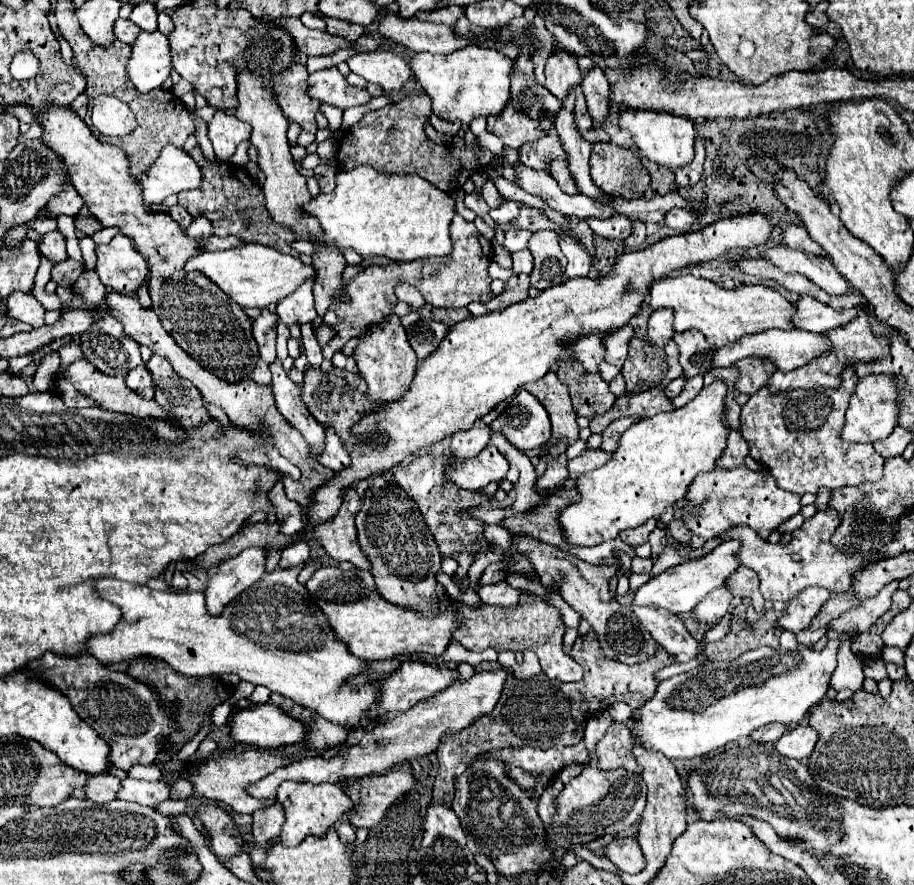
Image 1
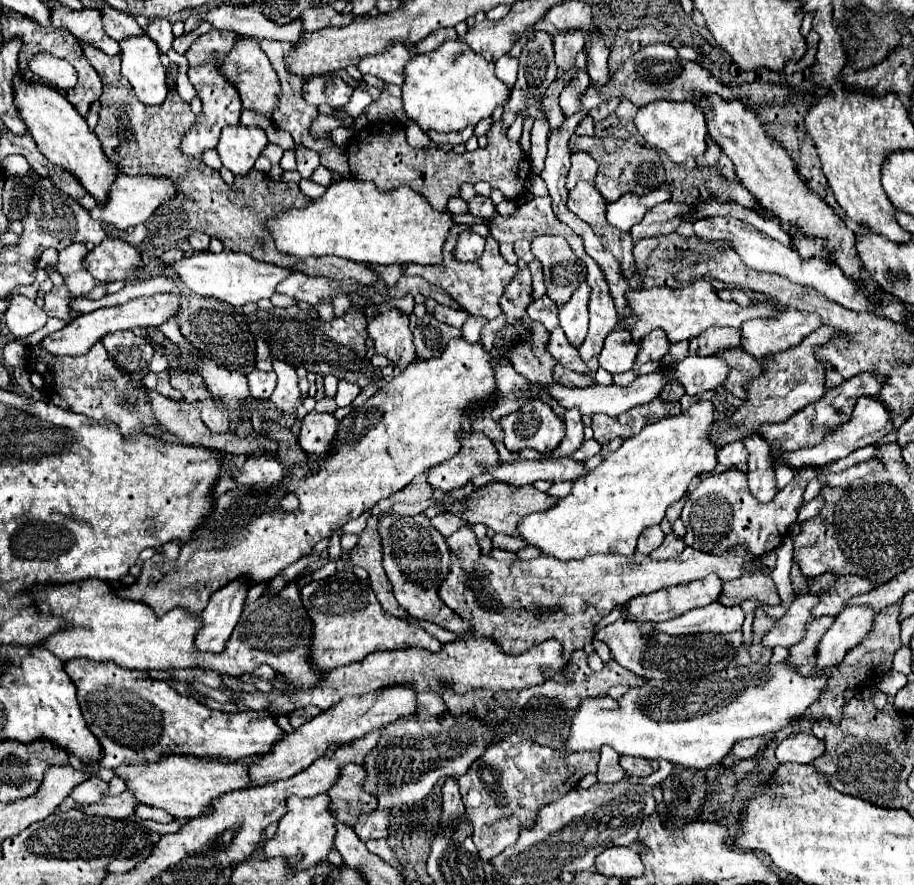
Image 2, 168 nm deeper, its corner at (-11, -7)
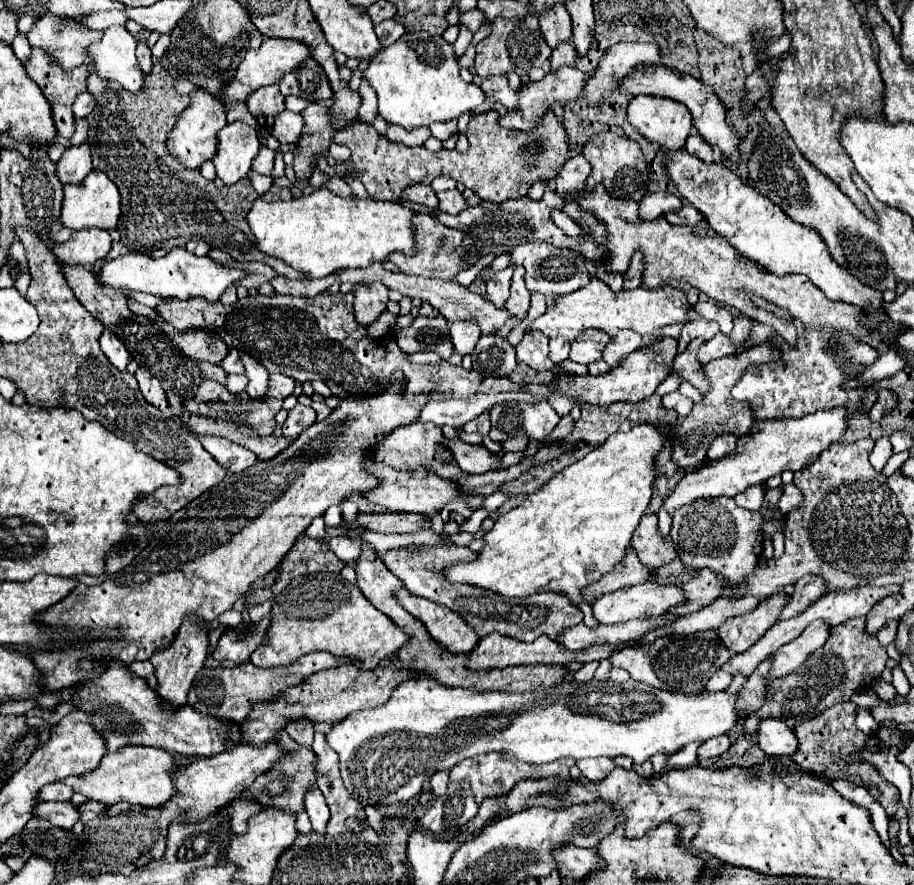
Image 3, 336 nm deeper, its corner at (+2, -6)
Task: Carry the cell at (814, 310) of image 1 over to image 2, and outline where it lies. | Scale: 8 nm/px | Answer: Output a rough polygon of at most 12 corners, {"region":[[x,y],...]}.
{"region":[[785,309],[743,323],[755,359],[787,351],[823,327],[815,313]]}

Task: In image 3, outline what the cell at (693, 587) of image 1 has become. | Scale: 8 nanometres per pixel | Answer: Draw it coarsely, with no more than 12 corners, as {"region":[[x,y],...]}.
{"region":[[644,582],[594,598],[600,624],[666,614],[682,588]]}

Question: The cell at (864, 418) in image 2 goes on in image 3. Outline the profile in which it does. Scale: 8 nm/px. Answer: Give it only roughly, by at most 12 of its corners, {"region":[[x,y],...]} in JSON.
{"region":[[846,410],[756,420],[736,450],[688,472],[662,510],[736,496],[802,470],[846,432]]}

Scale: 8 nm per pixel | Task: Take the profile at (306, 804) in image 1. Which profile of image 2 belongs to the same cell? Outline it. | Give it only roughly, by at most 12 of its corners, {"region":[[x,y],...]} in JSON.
{"region":[[327,793],[287,799],[267,857],[303,855],[309,869],[333,849]]}

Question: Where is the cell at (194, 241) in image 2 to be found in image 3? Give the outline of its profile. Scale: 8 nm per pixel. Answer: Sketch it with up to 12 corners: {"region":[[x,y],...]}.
{"region":[[190,240],[186,250],[196,256],[208,256],[212,246],[200,240]]}

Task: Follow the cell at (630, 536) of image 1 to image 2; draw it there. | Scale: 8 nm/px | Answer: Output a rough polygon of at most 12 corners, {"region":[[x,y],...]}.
{"region":[[649,527],[637,541],[643,553],[655,551],[663,543],[661,527]]}

